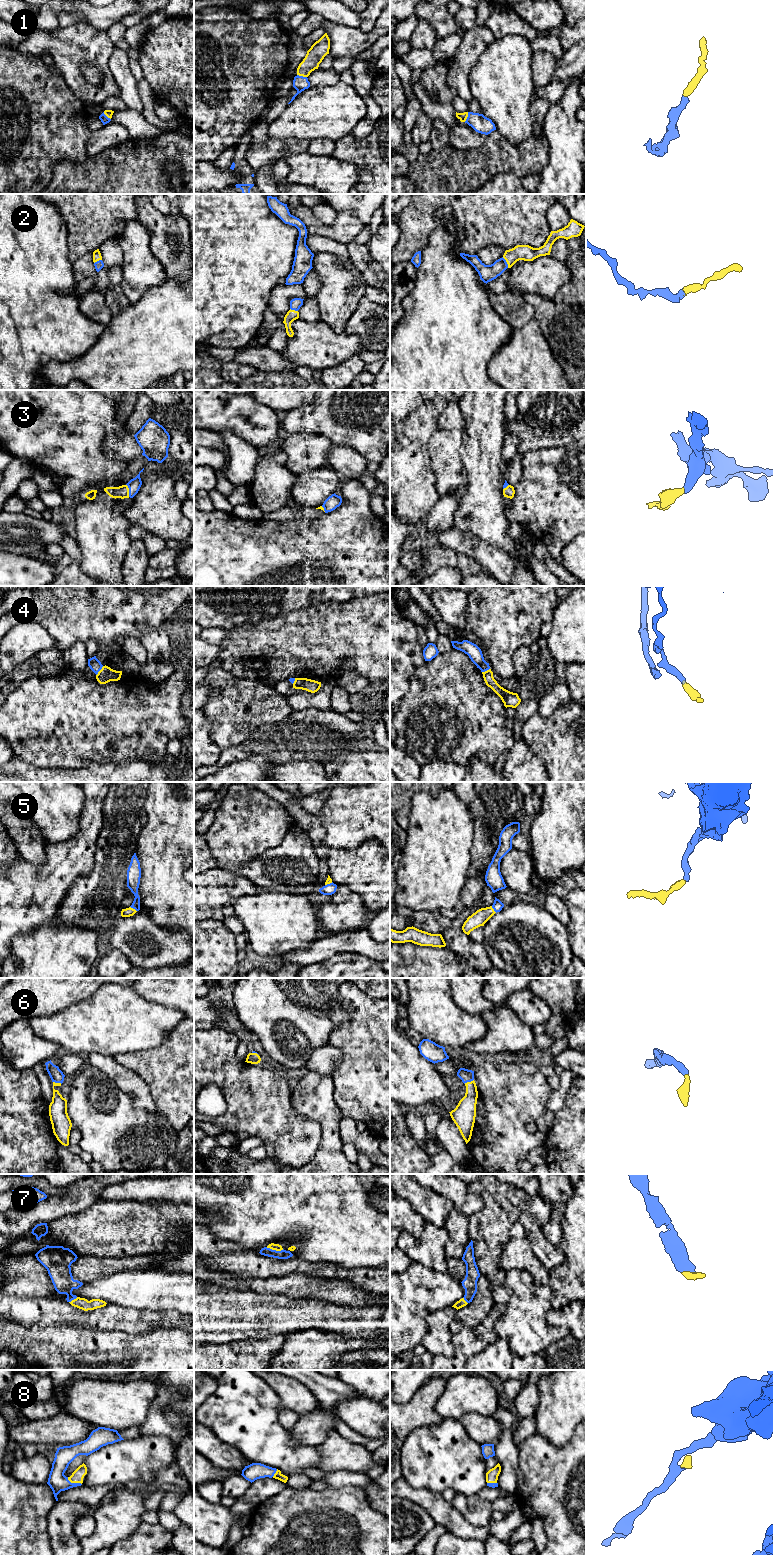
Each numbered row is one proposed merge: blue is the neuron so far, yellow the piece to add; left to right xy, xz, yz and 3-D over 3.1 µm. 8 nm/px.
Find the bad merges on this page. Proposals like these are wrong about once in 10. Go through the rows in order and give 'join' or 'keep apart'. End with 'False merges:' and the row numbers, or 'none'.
1: join
2: join
3: join
4: keep apart
5: join
6: join
7: join
8: join
False merges: 4

